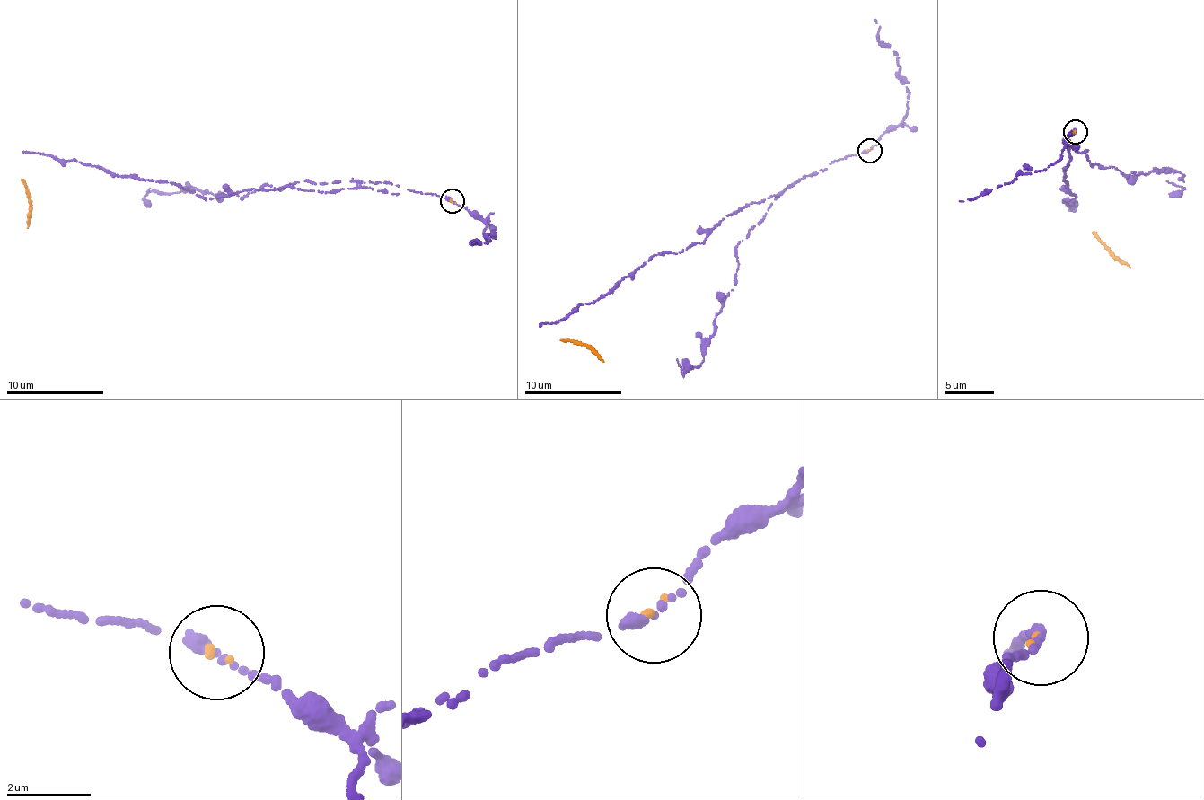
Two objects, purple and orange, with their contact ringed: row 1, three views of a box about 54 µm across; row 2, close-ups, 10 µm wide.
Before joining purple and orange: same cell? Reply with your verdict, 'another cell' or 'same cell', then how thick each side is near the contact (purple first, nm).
another cell; calibres 220 and 140 nm

